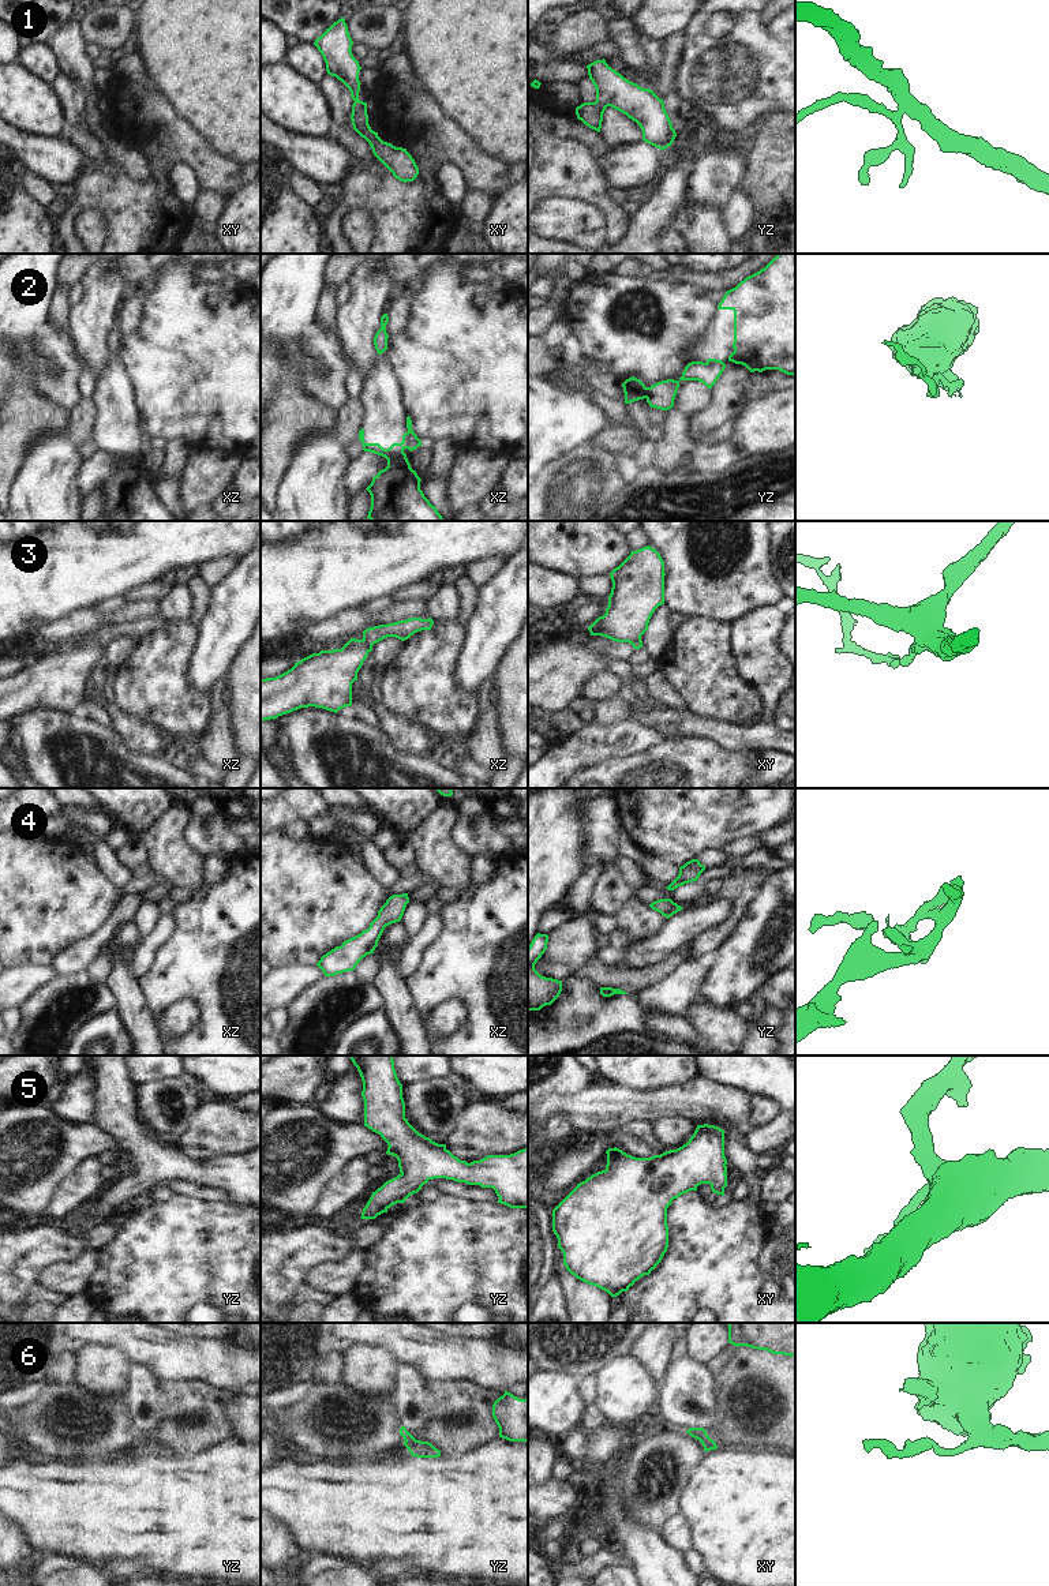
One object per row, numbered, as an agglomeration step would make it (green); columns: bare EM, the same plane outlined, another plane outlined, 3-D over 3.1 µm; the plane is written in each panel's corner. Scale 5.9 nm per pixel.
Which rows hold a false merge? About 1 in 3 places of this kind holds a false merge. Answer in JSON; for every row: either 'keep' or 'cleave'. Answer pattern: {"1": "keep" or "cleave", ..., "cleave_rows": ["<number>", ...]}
{"1": "keep", "2": "cleave", "3": "cleave", "4": "keep", "5": "keep", "6": "keep", "cleave_rows": ["2", "3"]}

